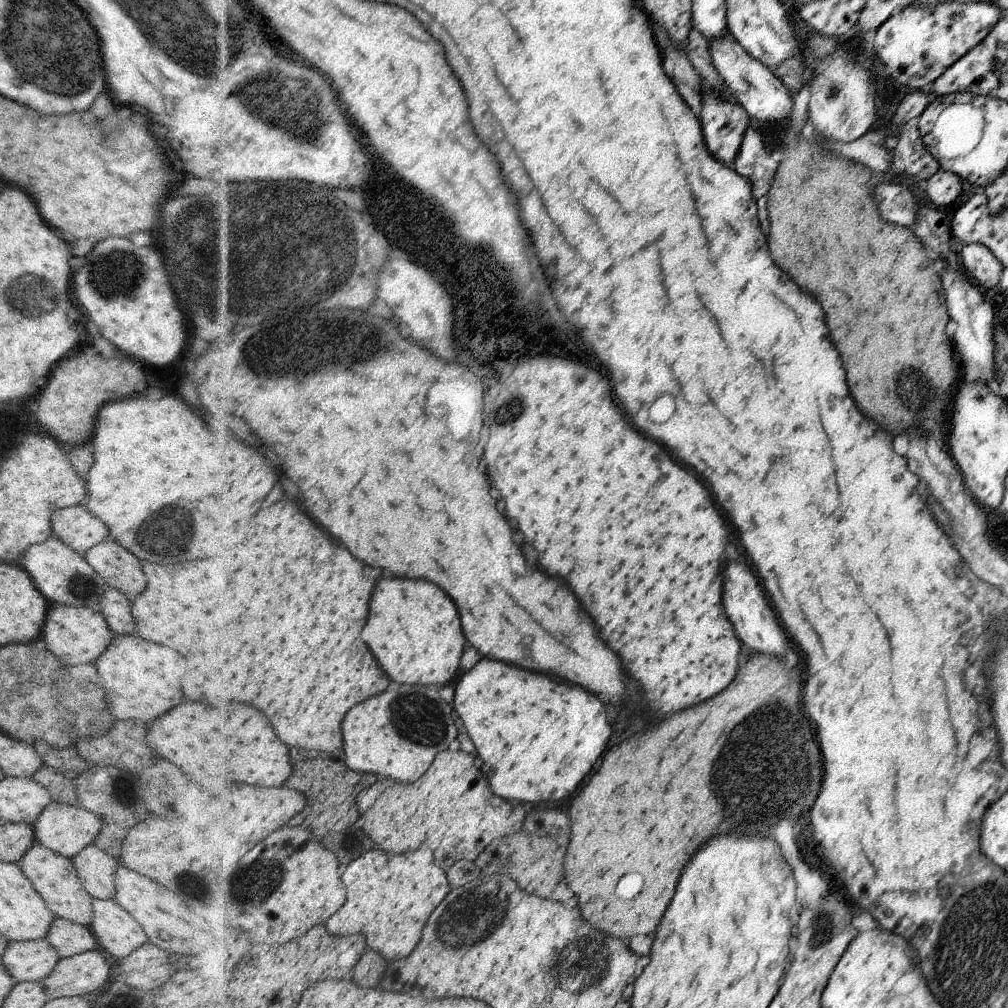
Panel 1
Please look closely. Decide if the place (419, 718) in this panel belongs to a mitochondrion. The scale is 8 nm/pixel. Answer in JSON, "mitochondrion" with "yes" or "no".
{"mitochondrion":"yes"}

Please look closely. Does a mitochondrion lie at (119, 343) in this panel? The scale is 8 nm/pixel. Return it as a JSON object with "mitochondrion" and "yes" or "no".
{"mitochondrion":"no"}

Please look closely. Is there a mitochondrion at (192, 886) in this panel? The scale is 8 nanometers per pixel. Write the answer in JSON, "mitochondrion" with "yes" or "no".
{"mitochondrion":"yes"}

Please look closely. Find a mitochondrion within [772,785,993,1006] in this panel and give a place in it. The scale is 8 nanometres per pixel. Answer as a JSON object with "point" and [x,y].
{"point":[820,930]}

